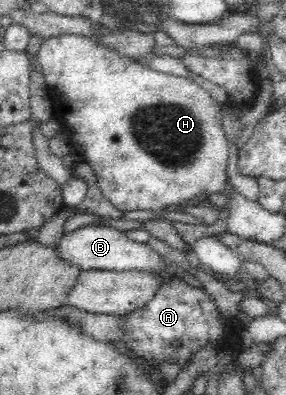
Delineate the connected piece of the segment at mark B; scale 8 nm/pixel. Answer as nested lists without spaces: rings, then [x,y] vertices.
[[[85,225],[74,231],[67,232],[55,246],[59,258],[71,263],[80,270],[105,270],[105,271],[151,271],[158,274],[167,273],[168,264],[163,257],[153,250],[147,243],[139,243],[128,235],[111,226]]]

